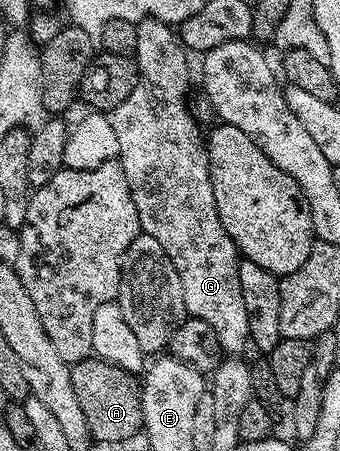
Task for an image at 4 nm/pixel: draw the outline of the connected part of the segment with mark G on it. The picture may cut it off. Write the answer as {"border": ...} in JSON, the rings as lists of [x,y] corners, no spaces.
{"border":[[[147,17],[147,18],[142,19],[141,22],[136,23],[136,28],[137,28],[137,46],[136,46],[136,49],[134,51],[134,59],[135,59],[136,65],[138,67],[138,73],[139,73],[138,82],[137,82],[137,85],[135,86],[134,90],[132,90],[130,96],[128,96],[128,98],[126,98],[126,100],[124,100],[124,102],[122,102],[122,104],[117,106],[116,109],[114,109],[114,111],[112,111],[110,114],[110,117],[112,119],[112,123],[114,124],[115,136],[118,139],[118,148],[119,148],[118,161],[121,165],[121,170],[123,172],[123,175],[126,176],[129,201],[132,202],[135,206],[137,225],[139,226],[139,229],[141,230],[141,233],[153,236],[154,240],[158,241],[158,244],[161,244],[162,250],[164,252],[166,252],[166,254],[168,256],[170,256],[171,263],[174,264],[175,271],[178,272],[179,280],[182,283],[183,302],[184,302],[185,313],[189,317],[202,319],[203,322],[210,324],[212,330],[215,332],[215,334],[217,336],[217,342],[221,348],[221,351],[223,353],[226,353],[227,355],[230,355],[230,356],[238,356],[238,355],[241,355],[242,353],[245,353],[244,350],[246,348],[249,349],[250,341],[251,341],[251,338],[249,336],[249,321],[247,319],[246,306],[244,305],[244,303],[242,301],[241,285],[238,281],[237,268],[238,268],[239,263],[240,263],[240,253],[239,253],[239,250],[237,249],[236,245],[234,244],[234,242],[231,240],[229,233],[226,232],[226,230],[222,227],[221,218],[218,216],[217,208],[216,208],[216,205],[214,204],[214,192],[213,192],[212,178],[211,178],[211,174],[209,172],[207,147],[204,145],[203,135],[201,134],[201,136],[200,136],[200,132],[196,126],[196,122],[195,122],[195,120],[194,120],[194,118],[193,118],[193,116],[192,116],[192,114],[191,114],[191,112],[190,112],[190,110],[186,104],[186,94],[188,92],[188,86],[190,84],[190,74],[188,72],[188,60],[186,58],[186,56],[188,56],[188,54],[187,54],[187,51],[185,50],[184,46],[181,45],[181,41],[178,37],[177,31],[175,29],[173,29],[173,27],[171,25],[169,25],[169,23],[159,22],[156,18]]]}

